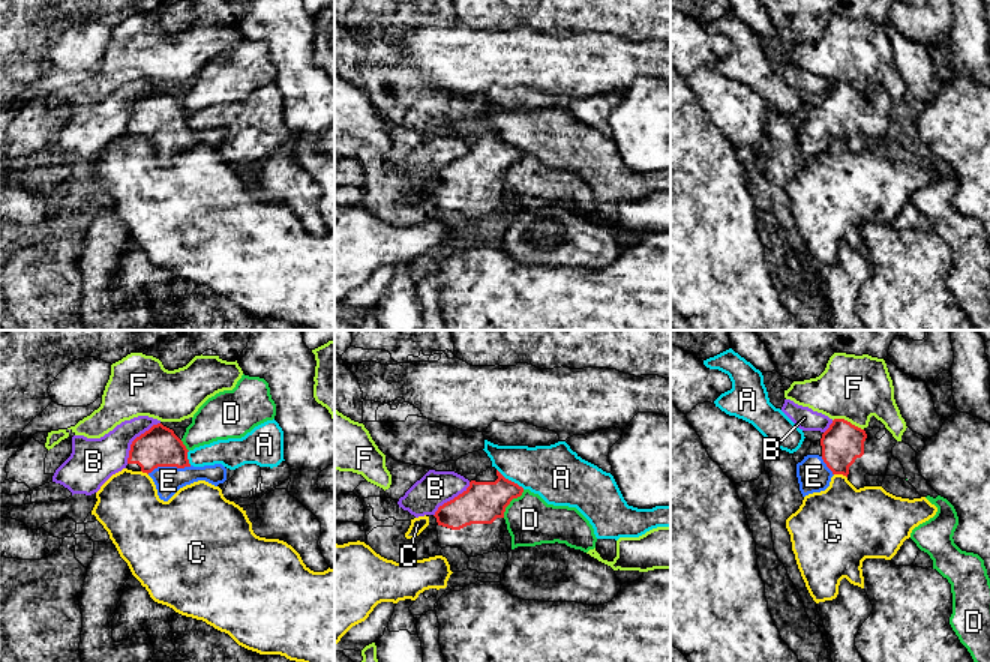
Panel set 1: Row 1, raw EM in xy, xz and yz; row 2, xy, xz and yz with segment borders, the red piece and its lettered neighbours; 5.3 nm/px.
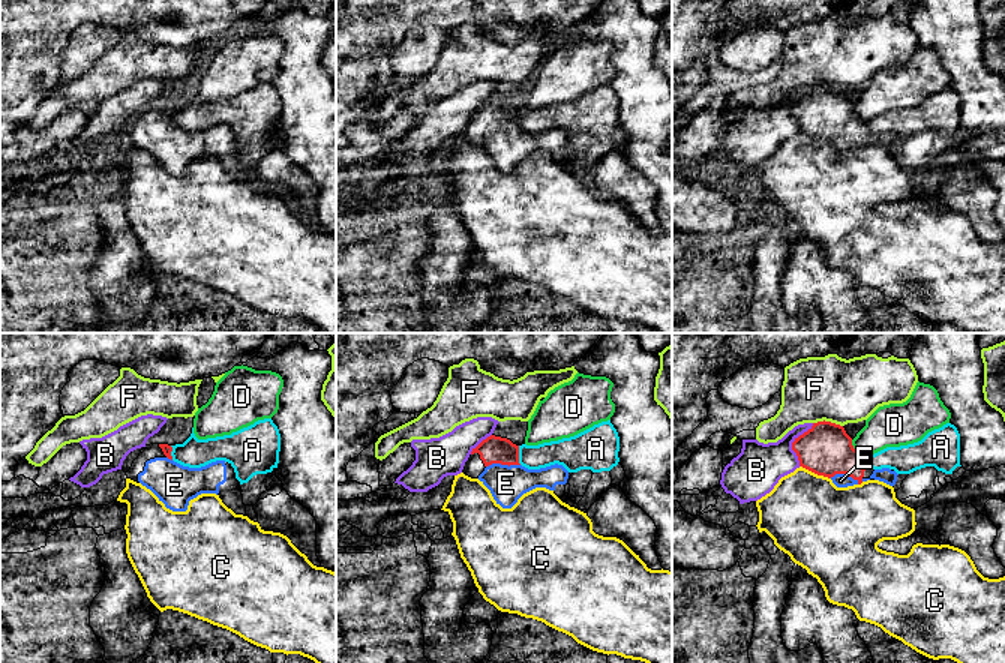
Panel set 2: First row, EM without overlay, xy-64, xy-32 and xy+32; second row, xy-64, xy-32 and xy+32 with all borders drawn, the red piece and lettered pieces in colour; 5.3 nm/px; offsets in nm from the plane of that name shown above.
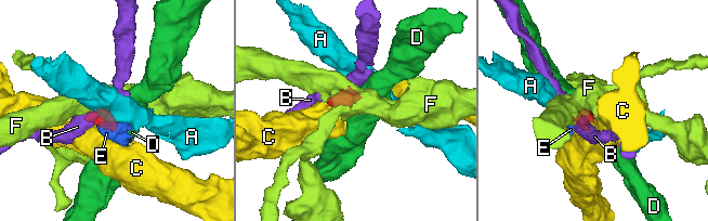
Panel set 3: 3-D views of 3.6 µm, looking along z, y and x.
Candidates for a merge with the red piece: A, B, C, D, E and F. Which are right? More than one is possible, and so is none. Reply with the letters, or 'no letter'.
E

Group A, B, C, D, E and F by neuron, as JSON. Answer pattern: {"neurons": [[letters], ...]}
{"neurons": [["A"], ["B"], ["C"], ["D"], ["E"], ["F"]]}

